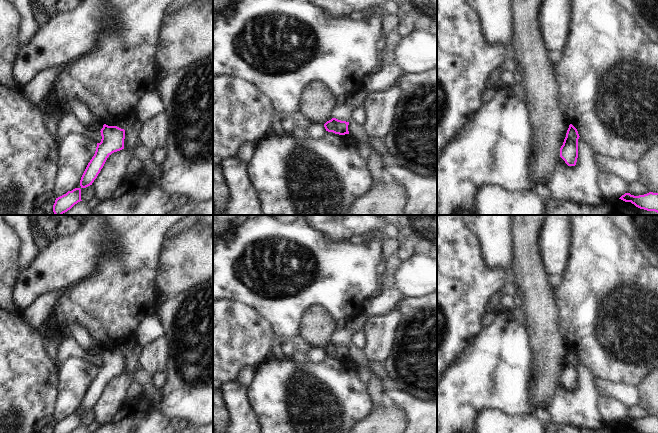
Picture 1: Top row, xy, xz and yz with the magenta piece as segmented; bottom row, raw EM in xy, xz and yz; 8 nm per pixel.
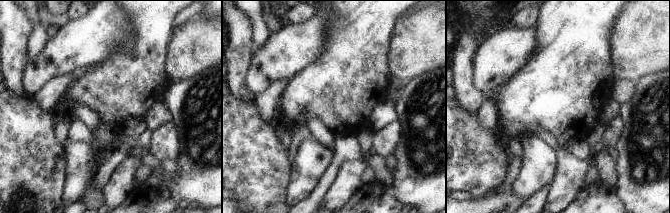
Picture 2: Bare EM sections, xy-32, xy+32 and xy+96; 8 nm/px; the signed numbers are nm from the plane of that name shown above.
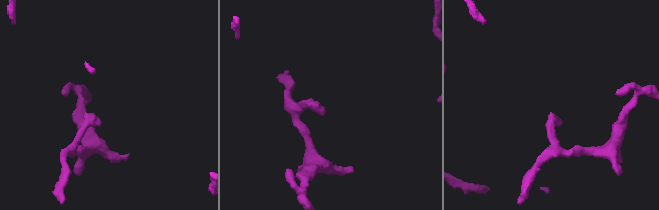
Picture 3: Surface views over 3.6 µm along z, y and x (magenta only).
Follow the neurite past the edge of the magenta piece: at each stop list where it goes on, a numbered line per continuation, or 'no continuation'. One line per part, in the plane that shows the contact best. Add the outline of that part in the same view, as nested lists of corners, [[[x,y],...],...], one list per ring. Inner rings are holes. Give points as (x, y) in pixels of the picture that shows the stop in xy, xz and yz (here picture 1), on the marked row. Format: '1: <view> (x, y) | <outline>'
no continuation

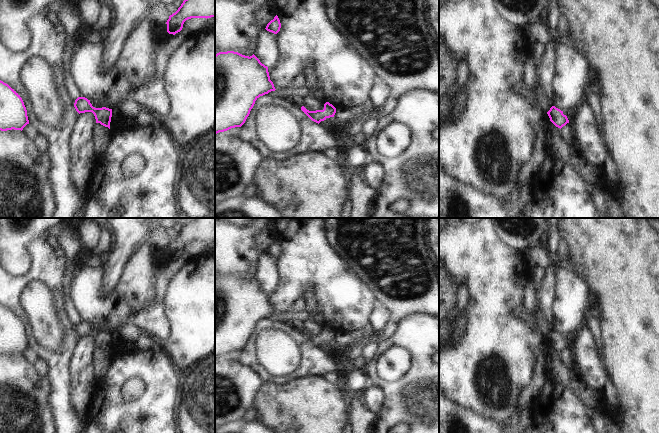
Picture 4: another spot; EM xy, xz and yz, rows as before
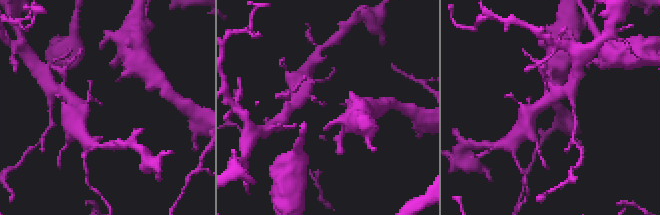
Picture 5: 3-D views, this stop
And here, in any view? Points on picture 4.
no continuation

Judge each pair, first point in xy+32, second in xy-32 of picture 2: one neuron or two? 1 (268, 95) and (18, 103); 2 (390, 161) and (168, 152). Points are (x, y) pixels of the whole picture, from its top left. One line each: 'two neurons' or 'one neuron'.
1: two neurons
2: two neurons

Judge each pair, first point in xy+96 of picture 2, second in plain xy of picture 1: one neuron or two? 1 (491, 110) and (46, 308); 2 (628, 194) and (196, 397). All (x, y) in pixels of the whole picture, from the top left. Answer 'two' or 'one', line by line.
1: one
2: one

